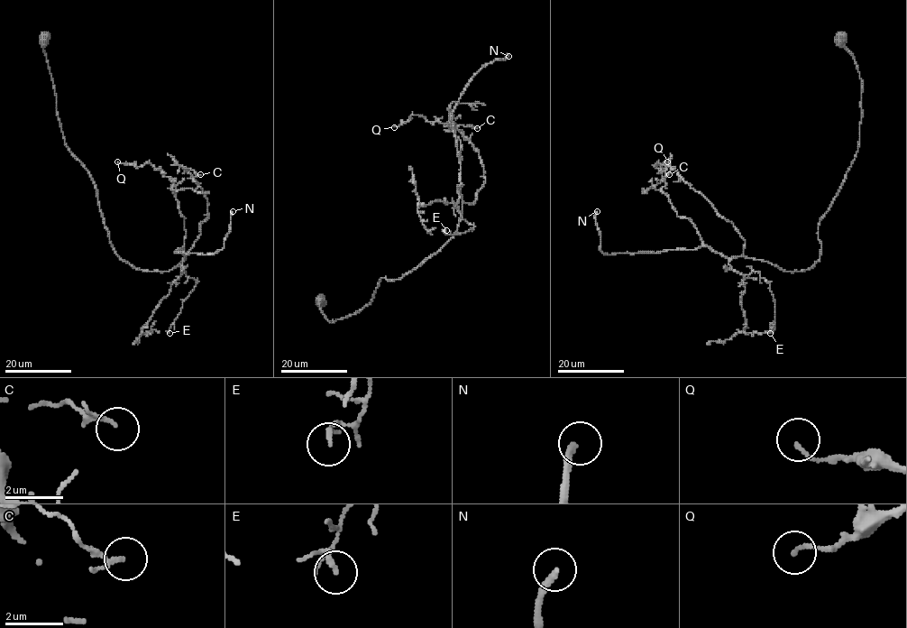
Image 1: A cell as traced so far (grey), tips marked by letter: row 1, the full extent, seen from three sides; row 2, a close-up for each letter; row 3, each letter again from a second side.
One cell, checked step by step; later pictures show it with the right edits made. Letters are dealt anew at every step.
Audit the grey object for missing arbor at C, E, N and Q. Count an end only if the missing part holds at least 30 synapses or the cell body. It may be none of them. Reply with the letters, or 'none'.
N

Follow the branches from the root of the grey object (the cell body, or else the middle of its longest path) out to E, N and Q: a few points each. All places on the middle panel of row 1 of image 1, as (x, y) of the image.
E: (320, 301), (343, 318), (381, 278), (435, 254), (456, 231), (458, 189), (473, 227), (446, 230)
N: (320, 301), (329, 321), (352, 315), (381, 278), (453, 235), (452, 112), (508, 56)
Q: (320, 301), (329, 321), (356, 313), (381, 278), (456, 231), (452, 124), (394, 127)

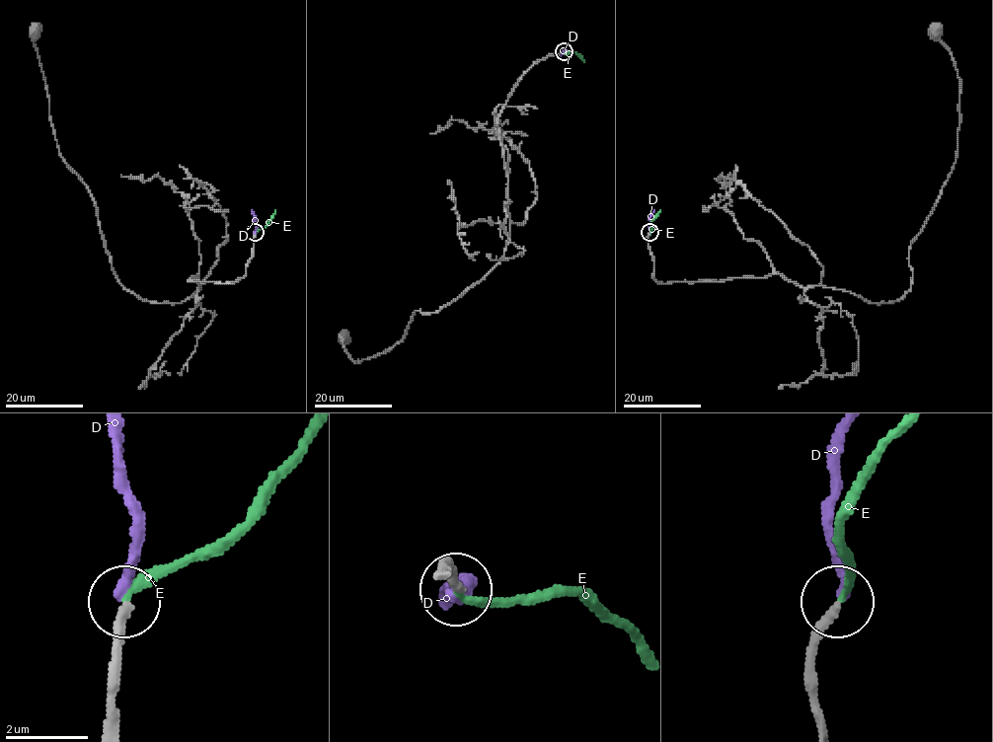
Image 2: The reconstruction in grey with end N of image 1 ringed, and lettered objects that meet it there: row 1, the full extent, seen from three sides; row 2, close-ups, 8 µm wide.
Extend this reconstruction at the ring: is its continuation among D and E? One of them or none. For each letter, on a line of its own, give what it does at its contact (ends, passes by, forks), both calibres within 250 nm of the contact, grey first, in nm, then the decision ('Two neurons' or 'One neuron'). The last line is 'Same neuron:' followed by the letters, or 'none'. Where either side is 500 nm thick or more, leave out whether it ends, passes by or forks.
D: It ends there. Thickness 220 nm (grey) against 280 nm. Two neurons
E: It ends there. Thickness 240 nm (grey) against 190 nm. One neuron
Same neuron: E

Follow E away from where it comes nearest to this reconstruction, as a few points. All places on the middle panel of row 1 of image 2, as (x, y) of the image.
E: (564, 51), (577, 53), (583, 62)

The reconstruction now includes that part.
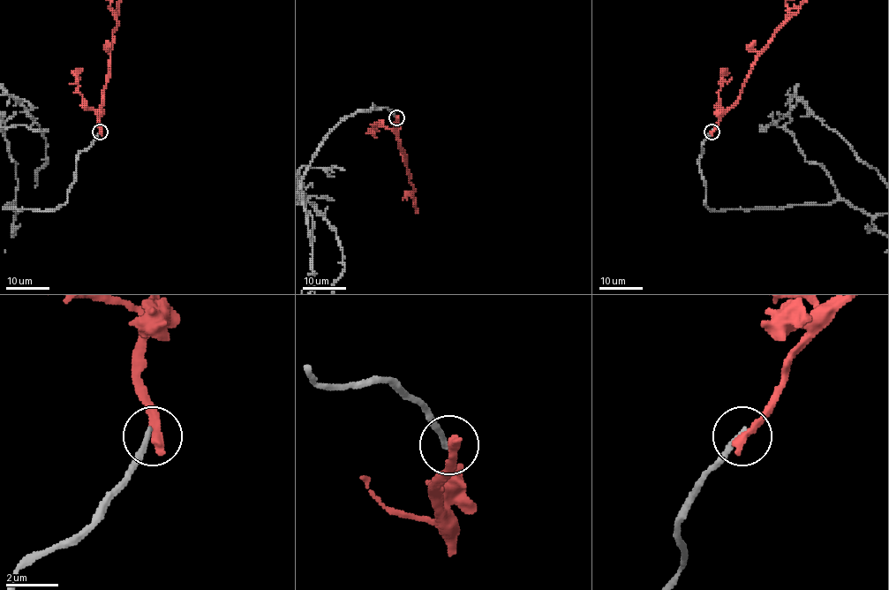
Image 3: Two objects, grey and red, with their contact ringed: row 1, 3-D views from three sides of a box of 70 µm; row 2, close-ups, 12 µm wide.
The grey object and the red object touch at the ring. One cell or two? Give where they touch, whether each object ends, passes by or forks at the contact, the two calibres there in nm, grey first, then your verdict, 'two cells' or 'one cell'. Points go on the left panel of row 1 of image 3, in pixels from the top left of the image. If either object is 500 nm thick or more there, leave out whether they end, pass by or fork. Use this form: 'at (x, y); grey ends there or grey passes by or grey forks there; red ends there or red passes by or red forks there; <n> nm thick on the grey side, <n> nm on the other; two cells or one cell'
at (100, 132); grey ends there; red ends there; 240 nm thick on the grey side, 380 nm on the other; two cells

